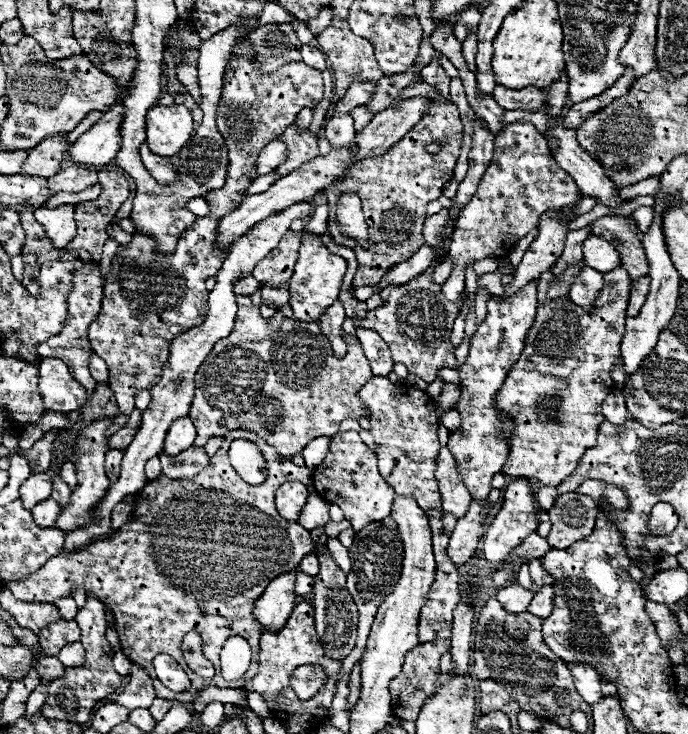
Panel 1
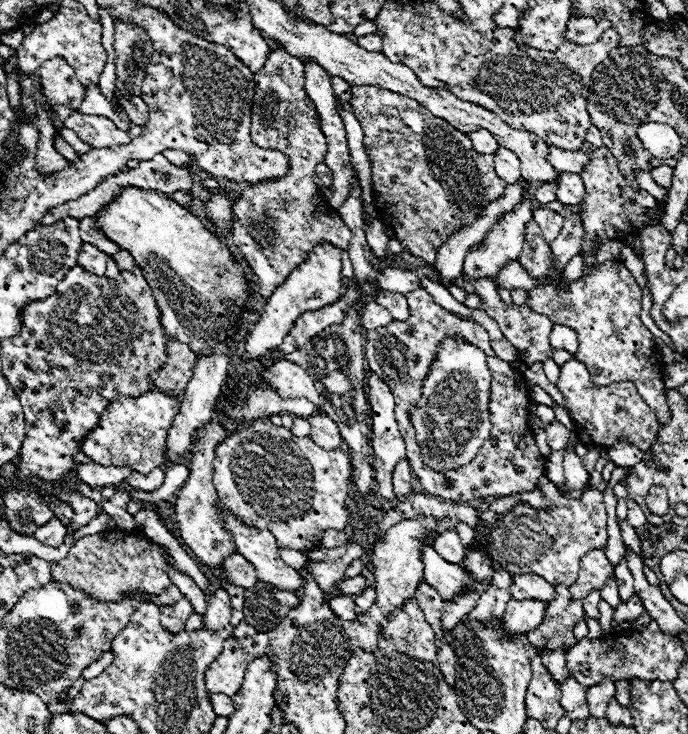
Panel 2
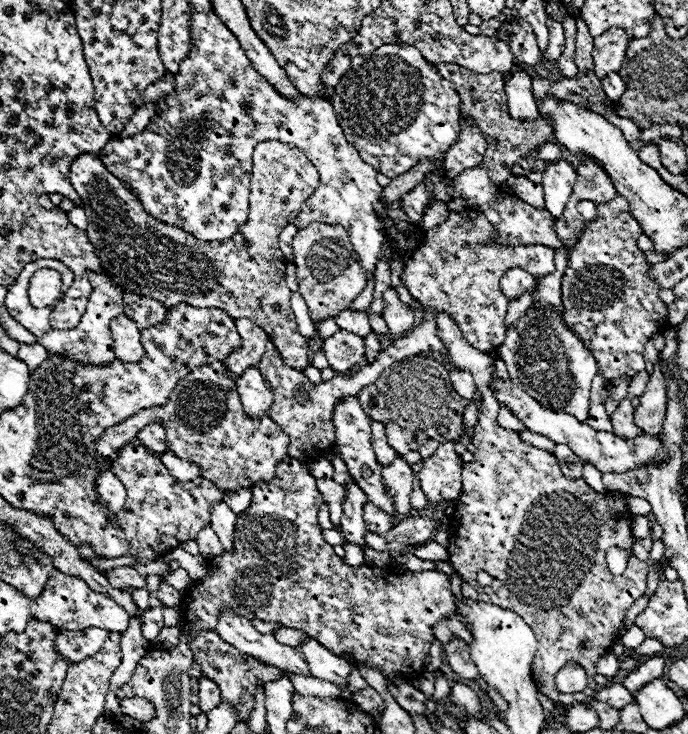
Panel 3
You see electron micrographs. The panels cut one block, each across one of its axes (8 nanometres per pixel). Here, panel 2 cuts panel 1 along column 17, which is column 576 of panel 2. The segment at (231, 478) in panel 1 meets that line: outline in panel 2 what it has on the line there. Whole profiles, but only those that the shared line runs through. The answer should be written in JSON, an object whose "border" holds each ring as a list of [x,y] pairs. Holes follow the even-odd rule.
{"border":[[[590,550],[582,558],[582,568],[578,580],[568,588],[574,598],[586,598],[592,590],[602,590],[608,578],[612,576],[614,568],[606,558],[604,550]]]}

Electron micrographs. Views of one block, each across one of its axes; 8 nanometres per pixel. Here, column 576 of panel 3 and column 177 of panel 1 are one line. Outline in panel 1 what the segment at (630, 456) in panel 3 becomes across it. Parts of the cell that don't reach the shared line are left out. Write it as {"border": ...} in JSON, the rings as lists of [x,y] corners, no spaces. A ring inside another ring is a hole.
{"border":[[[178,418],[172,422],[168,434],[166,434],[166,440],[164,440],[164,448],[162,448],[162,454],[166,456],[178,456],[180,452],[188,450],[192,446],[196,438],[196,428],[194,424],[190,422],[190,418]]]}

